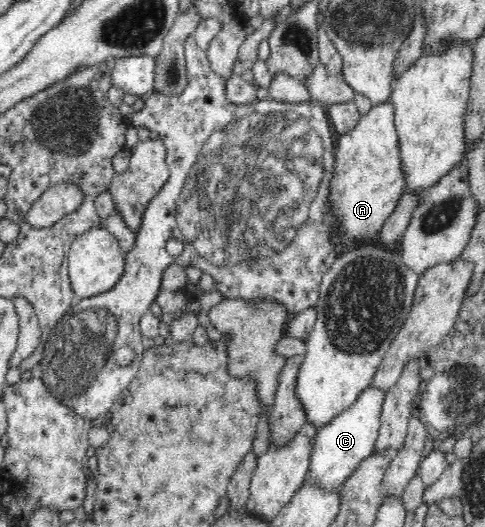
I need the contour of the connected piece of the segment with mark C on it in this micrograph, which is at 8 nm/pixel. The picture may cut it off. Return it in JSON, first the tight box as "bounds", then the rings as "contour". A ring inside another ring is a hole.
{"bounds":[307,385,386,492],"contour":[[[369,385],[359,393],[357,401],[351,407],[334,417],[328,424],[319,427],[310,458],[307,477],[309,481],[326,491],[339,492],[343,483],[359,467],[359,463],[374,453],[385,396],[386,393],[382,389]]]}

